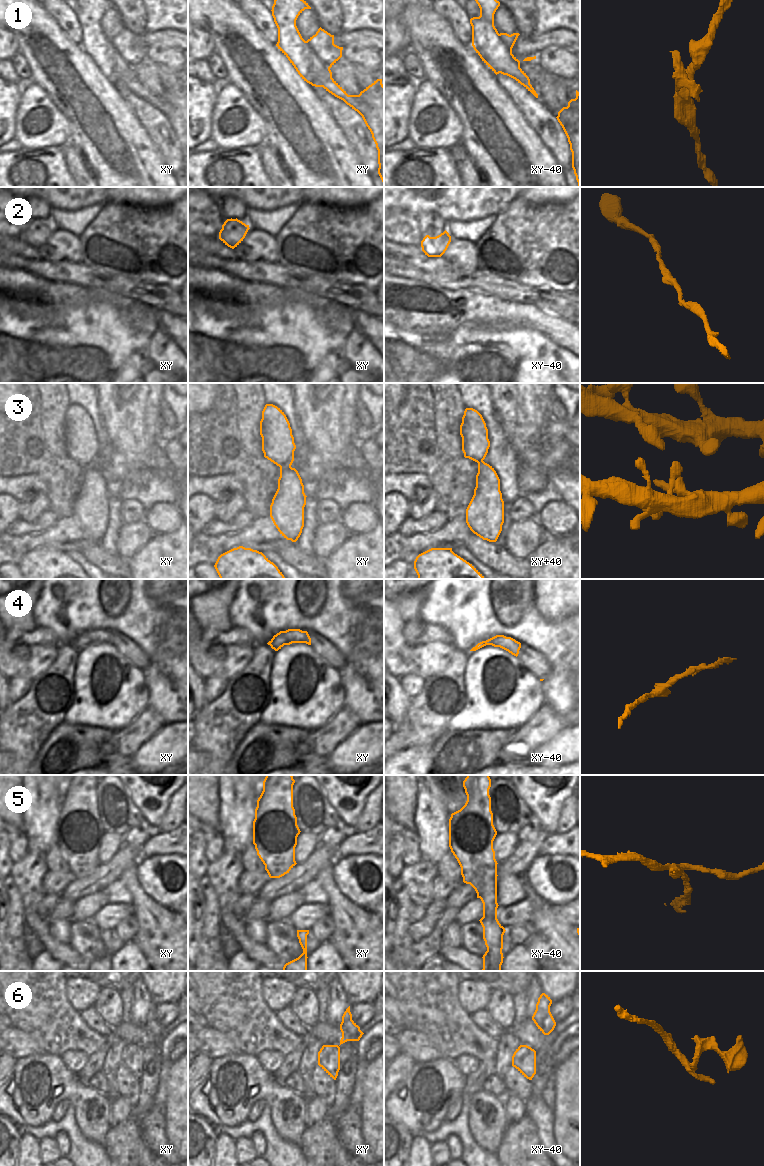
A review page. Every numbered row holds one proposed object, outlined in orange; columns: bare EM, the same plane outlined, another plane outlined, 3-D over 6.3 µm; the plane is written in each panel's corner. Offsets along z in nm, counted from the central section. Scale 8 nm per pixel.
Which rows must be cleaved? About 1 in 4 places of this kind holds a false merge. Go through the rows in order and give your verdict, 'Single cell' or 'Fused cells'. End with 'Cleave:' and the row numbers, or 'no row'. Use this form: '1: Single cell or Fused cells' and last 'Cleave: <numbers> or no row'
1: Fused cells
2: Single cell
3: Single cell
4: Single cell
5: Fused cells
6: Fused cells
Cleave: 1, 5, 6.

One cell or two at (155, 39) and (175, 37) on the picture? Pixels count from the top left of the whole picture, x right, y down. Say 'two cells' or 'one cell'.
one cell

